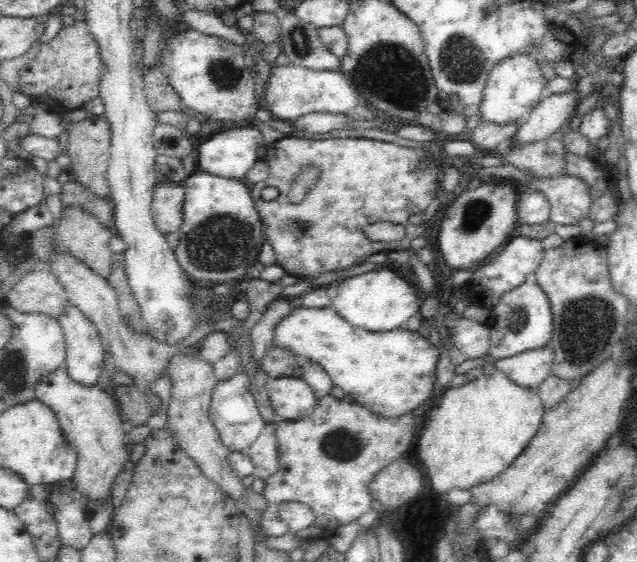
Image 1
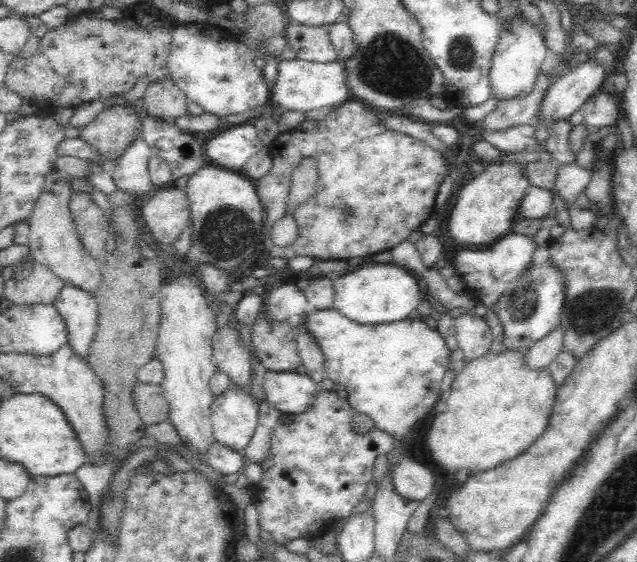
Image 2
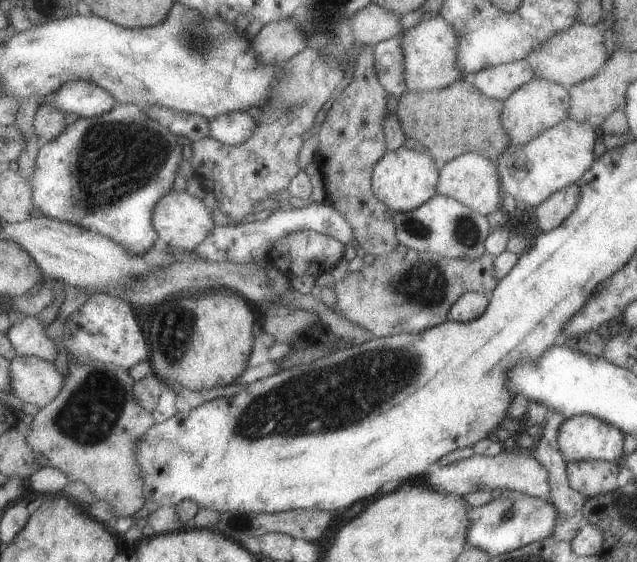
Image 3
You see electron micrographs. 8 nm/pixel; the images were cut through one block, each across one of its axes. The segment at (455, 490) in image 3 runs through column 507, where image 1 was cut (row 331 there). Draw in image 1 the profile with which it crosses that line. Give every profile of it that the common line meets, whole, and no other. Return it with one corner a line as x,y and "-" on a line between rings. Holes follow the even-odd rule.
461,318
450,329
451,344
468,359
487,356
490,348
490,334
486,323

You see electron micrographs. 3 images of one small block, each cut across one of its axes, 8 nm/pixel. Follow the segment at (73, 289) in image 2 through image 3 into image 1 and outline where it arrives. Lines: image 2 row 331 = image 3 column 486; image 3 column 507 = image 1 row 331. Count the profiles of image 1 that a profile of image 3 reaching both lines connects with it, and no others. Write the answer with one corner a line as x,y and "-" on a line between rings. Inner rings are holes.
69,304
57,317
65,335
65,362
76,382
97,382
104,364
104,341
92,319
80,308

